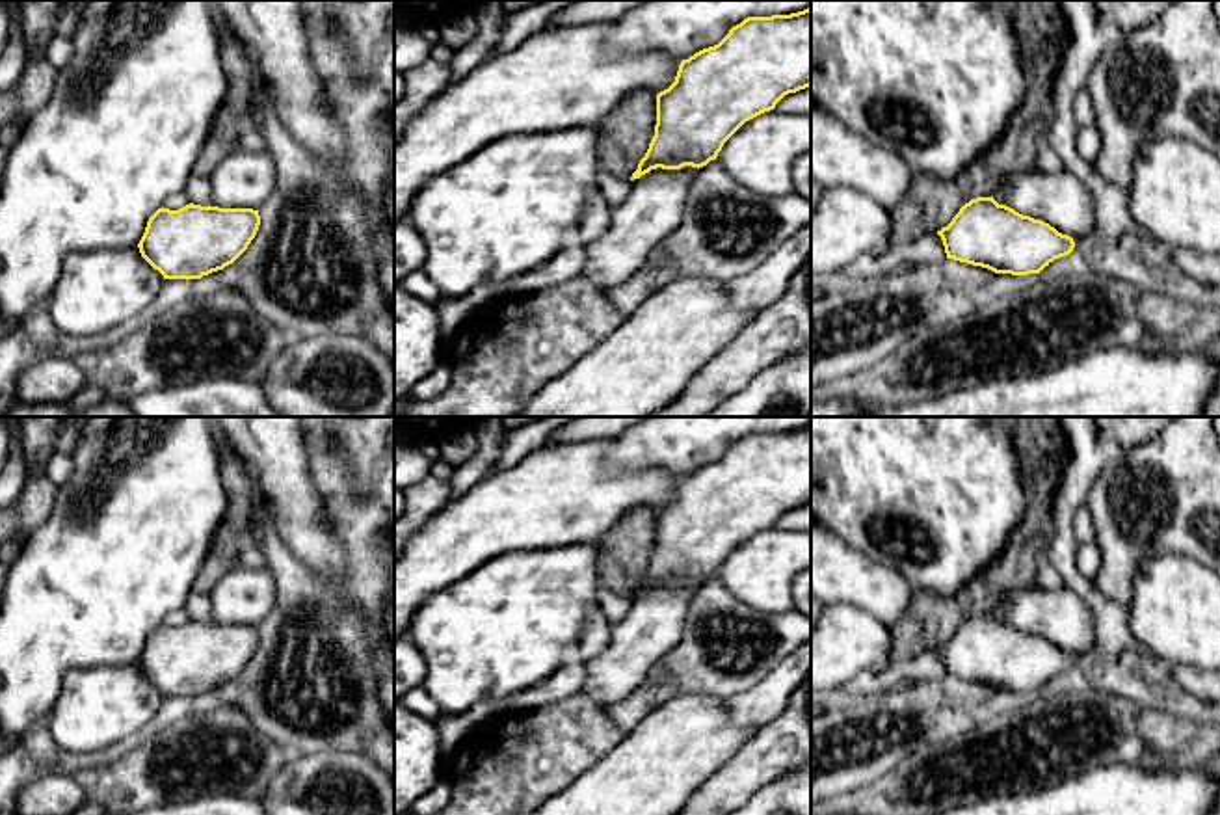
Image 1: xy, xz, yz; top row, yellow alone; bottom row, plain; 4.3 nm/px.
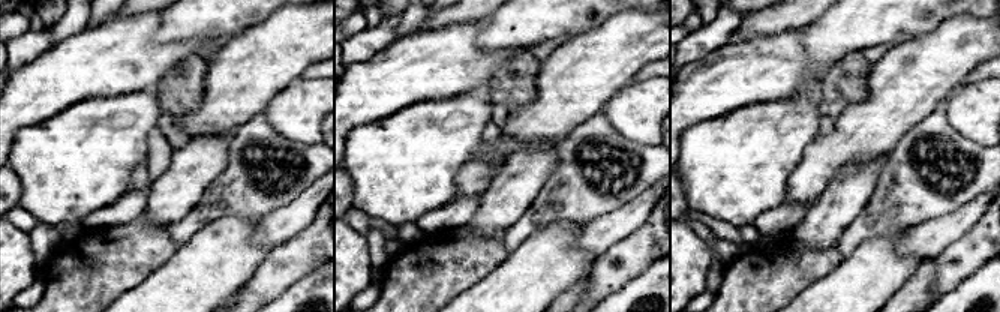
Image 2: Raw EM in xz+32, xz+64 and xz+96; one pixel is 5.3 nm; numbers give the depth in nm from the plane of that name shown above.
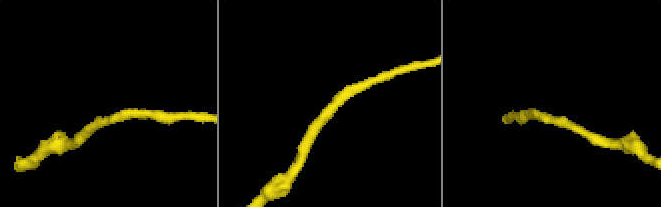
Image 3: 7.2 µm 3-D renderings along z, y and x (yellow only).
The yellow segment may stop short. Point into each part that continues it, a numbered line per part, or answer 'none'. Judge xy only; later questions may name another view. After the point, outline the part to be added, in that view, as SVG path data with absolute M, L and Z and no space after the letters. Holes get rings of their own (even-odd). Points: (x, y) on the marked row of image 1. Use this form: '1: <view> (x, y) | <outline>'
1: xy (244, 179) | M236 147L208 180L212 188L210 207L259 210L275 190L277 171L264 149L242 151Z

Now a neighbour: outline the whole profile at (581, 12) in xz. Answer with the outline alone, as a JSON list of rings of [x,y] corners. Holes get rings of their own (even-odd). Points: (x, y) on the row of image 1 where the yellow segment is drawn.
[[[575,0],[560,11],[558,19],[550,26],[560,28],[601,20],[617,20],[625,11],[636,7],[642,2],[645,0]]]

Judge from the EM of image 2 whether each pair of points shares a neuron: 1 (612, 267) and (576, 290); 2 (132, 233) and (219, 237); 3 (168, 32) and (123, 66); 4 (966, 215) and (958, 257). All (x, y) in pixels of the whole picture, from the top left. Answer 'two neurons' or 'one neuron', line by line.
1: two neurons
2: two neurons
3: two neurons
4: two neurons

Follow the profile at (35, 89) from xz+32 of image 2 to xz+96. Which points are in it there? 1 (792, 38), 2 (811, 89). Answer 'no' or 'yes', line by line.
1: yes
2: no

